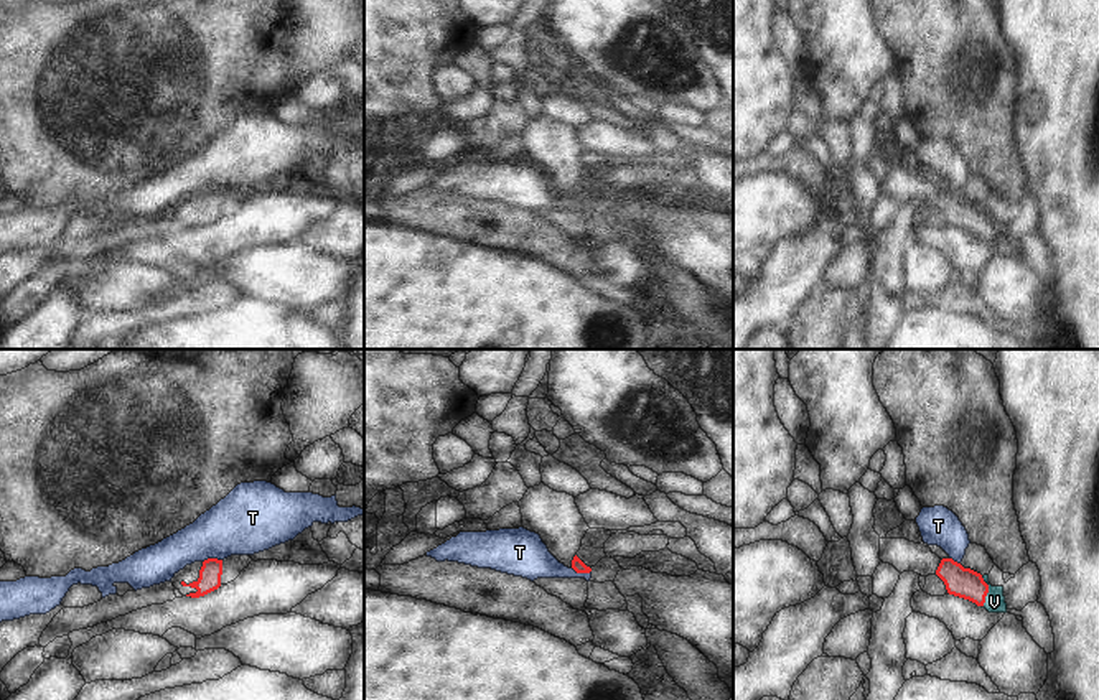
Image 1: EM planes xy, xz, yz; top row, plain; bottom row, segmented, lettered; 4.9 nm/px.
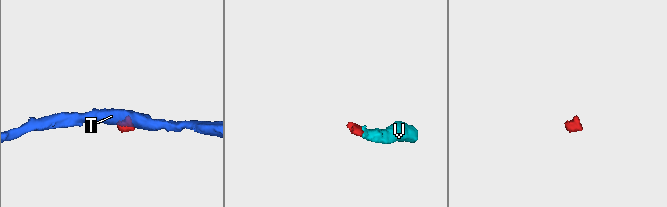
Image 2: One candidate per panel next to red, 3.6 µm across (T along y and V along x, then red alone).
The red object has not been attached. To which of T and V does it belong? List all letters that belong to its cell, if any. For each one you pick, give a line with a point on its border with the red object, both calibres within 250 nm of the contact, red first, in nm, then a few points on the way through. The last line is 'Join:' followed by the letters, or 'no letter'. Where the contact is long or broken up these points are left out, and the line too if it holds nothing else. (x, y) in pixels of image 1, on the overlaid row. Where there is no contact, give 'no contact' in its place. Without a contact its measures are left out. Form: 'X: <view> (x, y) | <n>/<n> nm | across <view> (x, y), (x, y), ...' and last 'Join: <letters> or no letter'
V: yz (987, 592) | 150/100 nm | across yz (961, 582), (987, 592), (994, 602)
Join: V

